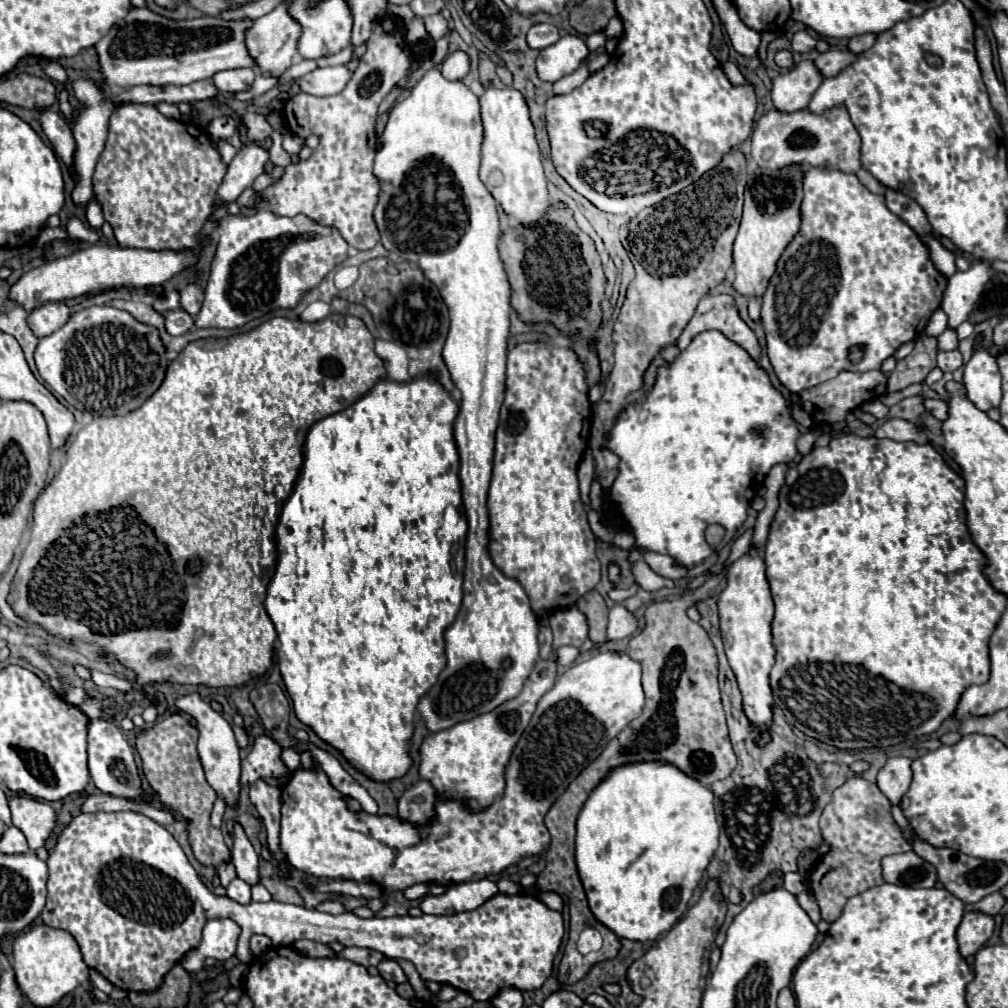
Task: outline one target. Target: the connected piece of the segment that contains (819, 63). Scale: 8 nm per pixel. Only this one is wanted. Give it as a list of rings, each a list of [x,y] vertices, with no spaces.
[[[826,51],[826,53],[822,53],[814,59],[814,67],[826,79],[826,77],[838,75],[854,59],[856,59],[856,55],[850,53],[850,51]]]

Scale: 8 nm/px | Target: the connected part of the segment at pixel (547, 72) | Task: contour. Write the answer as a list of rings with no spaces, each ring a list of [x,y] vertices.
[[[566,35],[554,45],[540,51],[536,59],[536,73],[540,81],[554,83],[564,75],[570,75],[578,69],[582,59],[588,57],[586,43],[578,35]]]

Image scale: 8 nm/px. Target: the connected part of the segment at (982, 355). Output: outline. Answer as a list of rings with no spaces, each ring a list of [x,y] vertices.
[[[976,351],[964,367],[964,389],[970,403],[980,411],[1000,407],[1002,387],[996,359],[988,351]]]

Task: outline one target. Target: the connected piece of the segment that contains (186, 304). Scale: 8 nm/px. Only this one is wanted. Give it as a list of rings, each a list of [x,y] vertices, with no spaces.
[[[190,283],[190,285],[186,285],[180,291],[180,307],[188,315],[198,315],[198,309],[200,309],[202,299],[204,299],[204,293],[202,293],[202,289],[196,283]]]

